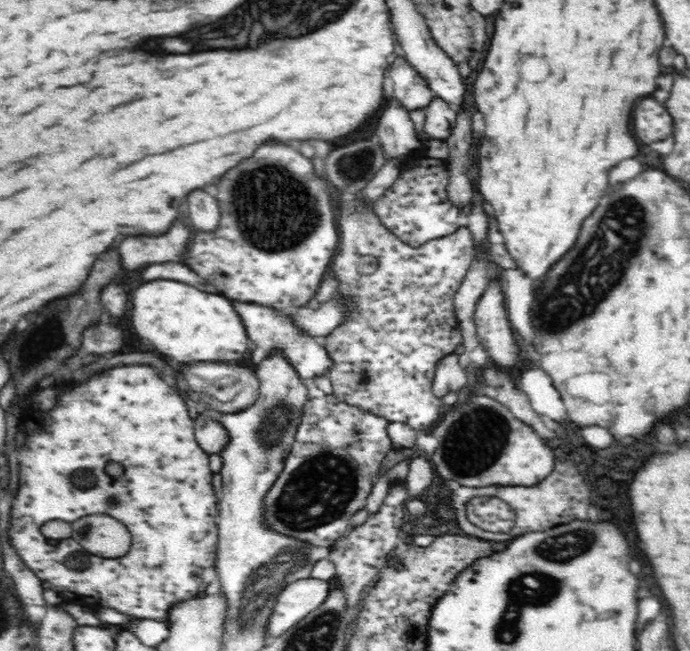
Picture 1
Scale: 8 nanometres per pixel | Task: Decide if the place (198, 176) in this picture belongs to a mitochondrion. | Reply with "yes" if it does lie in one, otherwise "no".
no

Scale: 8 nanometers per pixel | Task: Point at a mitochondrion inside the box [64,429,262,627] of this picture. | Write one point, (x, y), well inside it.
(82, 477)

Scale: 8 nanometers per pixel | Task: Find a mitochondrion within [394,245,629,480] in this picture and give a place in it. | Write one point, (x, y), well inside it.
(573, 300)

